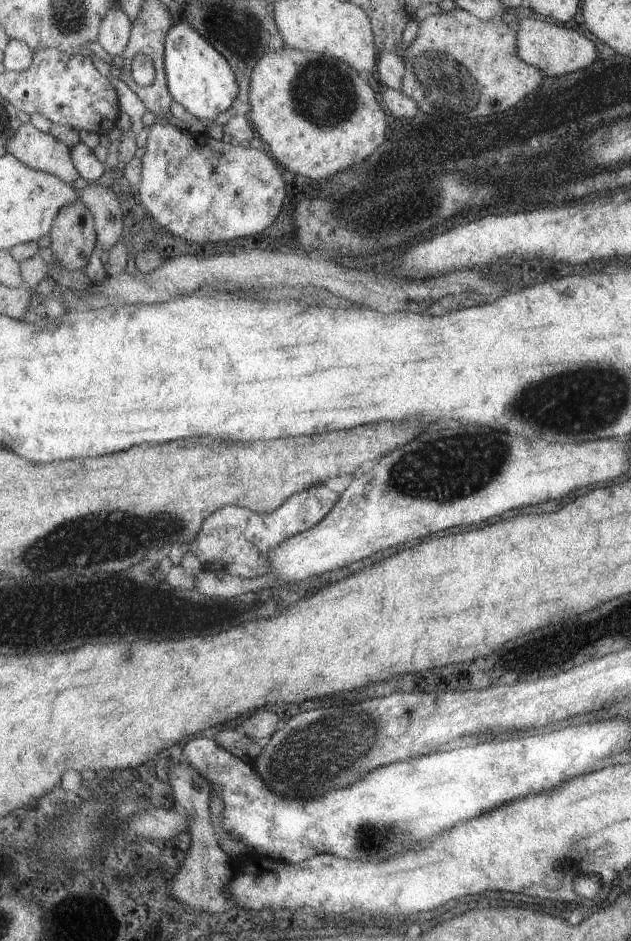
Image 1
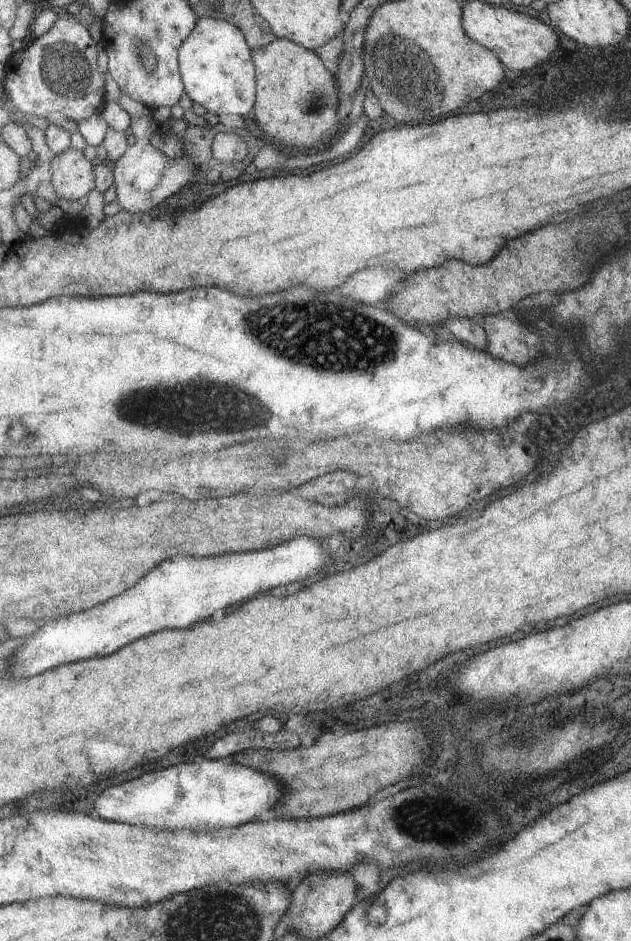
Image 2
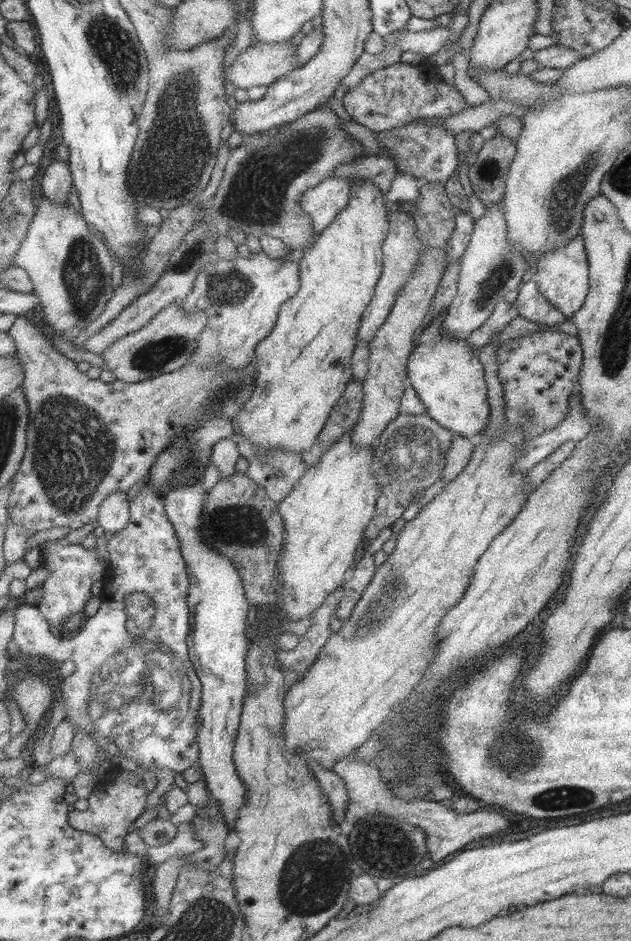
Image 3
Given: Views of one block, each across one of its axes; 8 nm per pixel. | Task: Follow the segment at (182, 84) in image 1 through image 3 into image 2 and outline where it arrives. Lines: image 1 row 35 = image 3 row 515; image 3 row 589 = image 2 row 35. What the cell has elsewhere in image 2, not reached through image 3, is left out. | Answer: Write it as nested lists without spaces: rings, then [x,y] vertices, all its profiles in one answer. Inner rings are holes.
[[[198,17],[193,30],[179,45],[177,60],[184,93],[215,116],[233,114],[245,118],[254,106],[255,77],[250,48],[243,33],[230,22]]]

